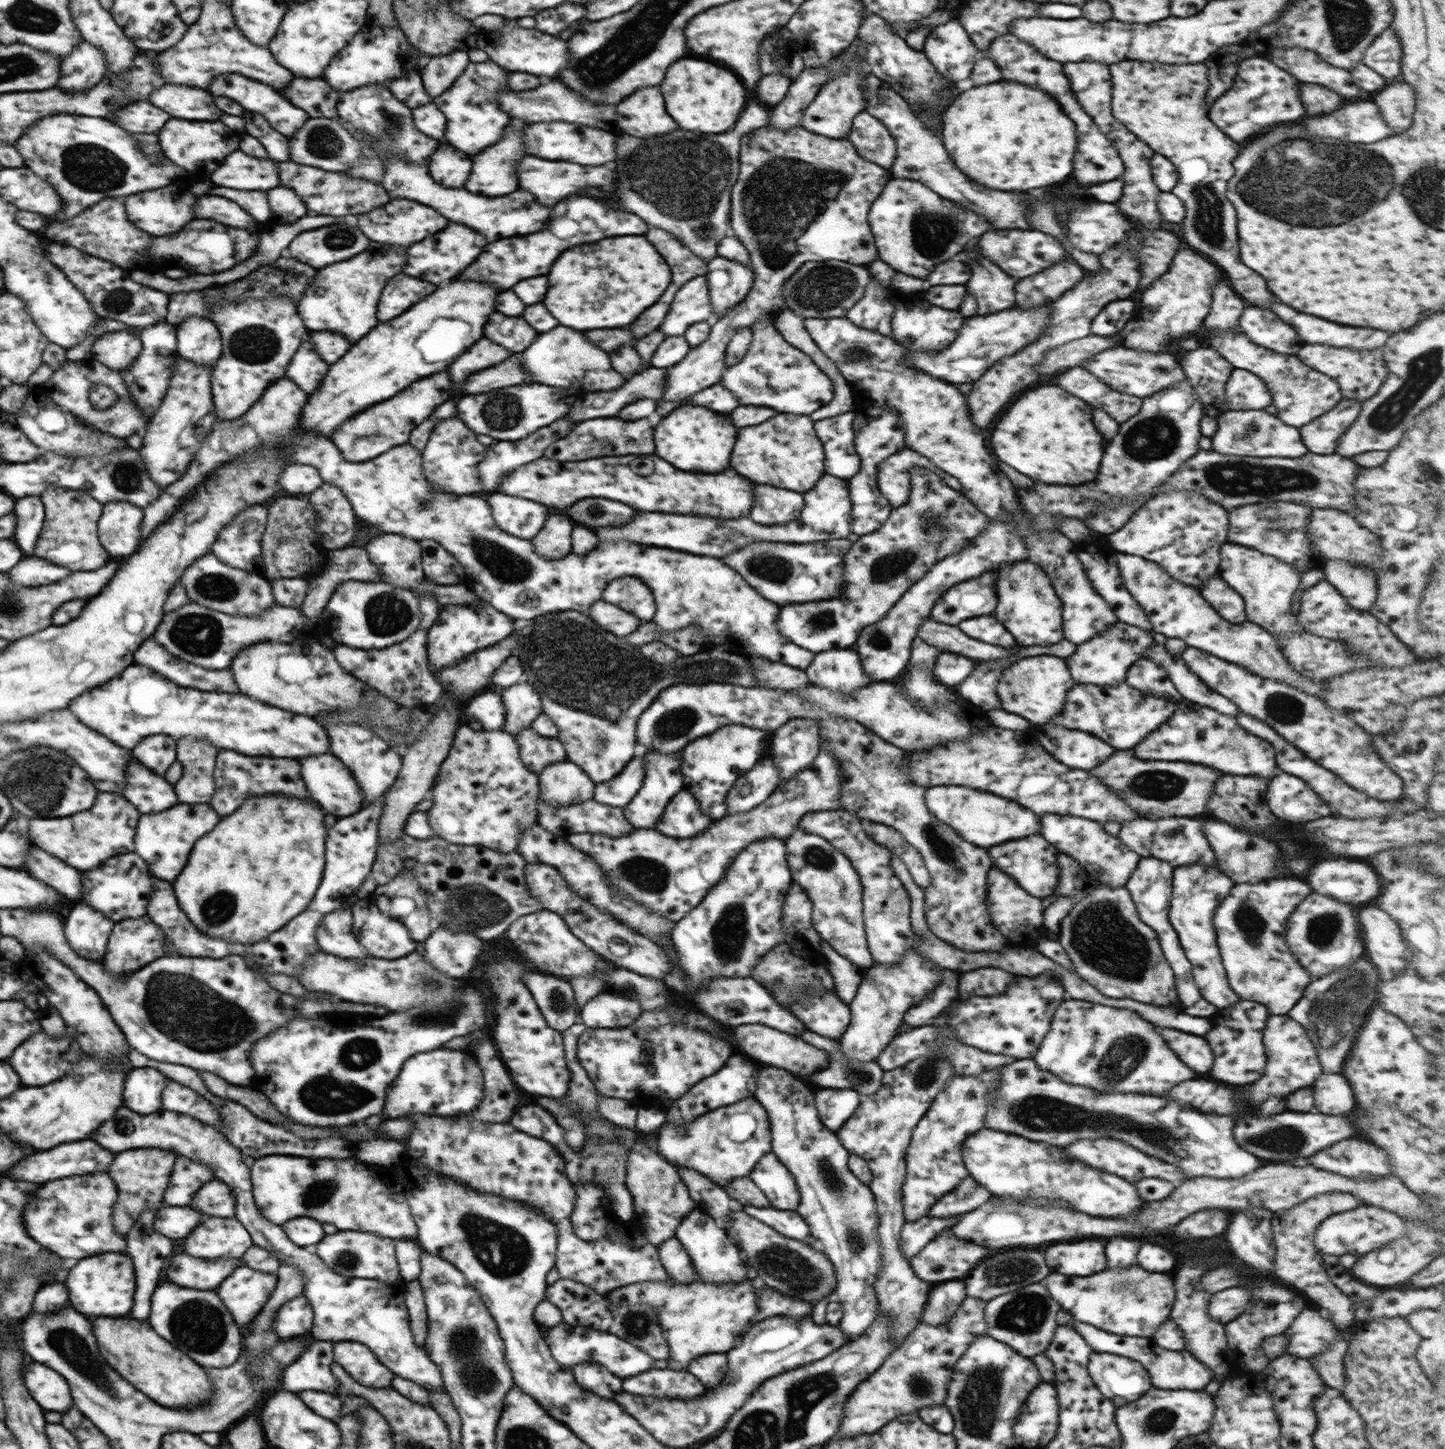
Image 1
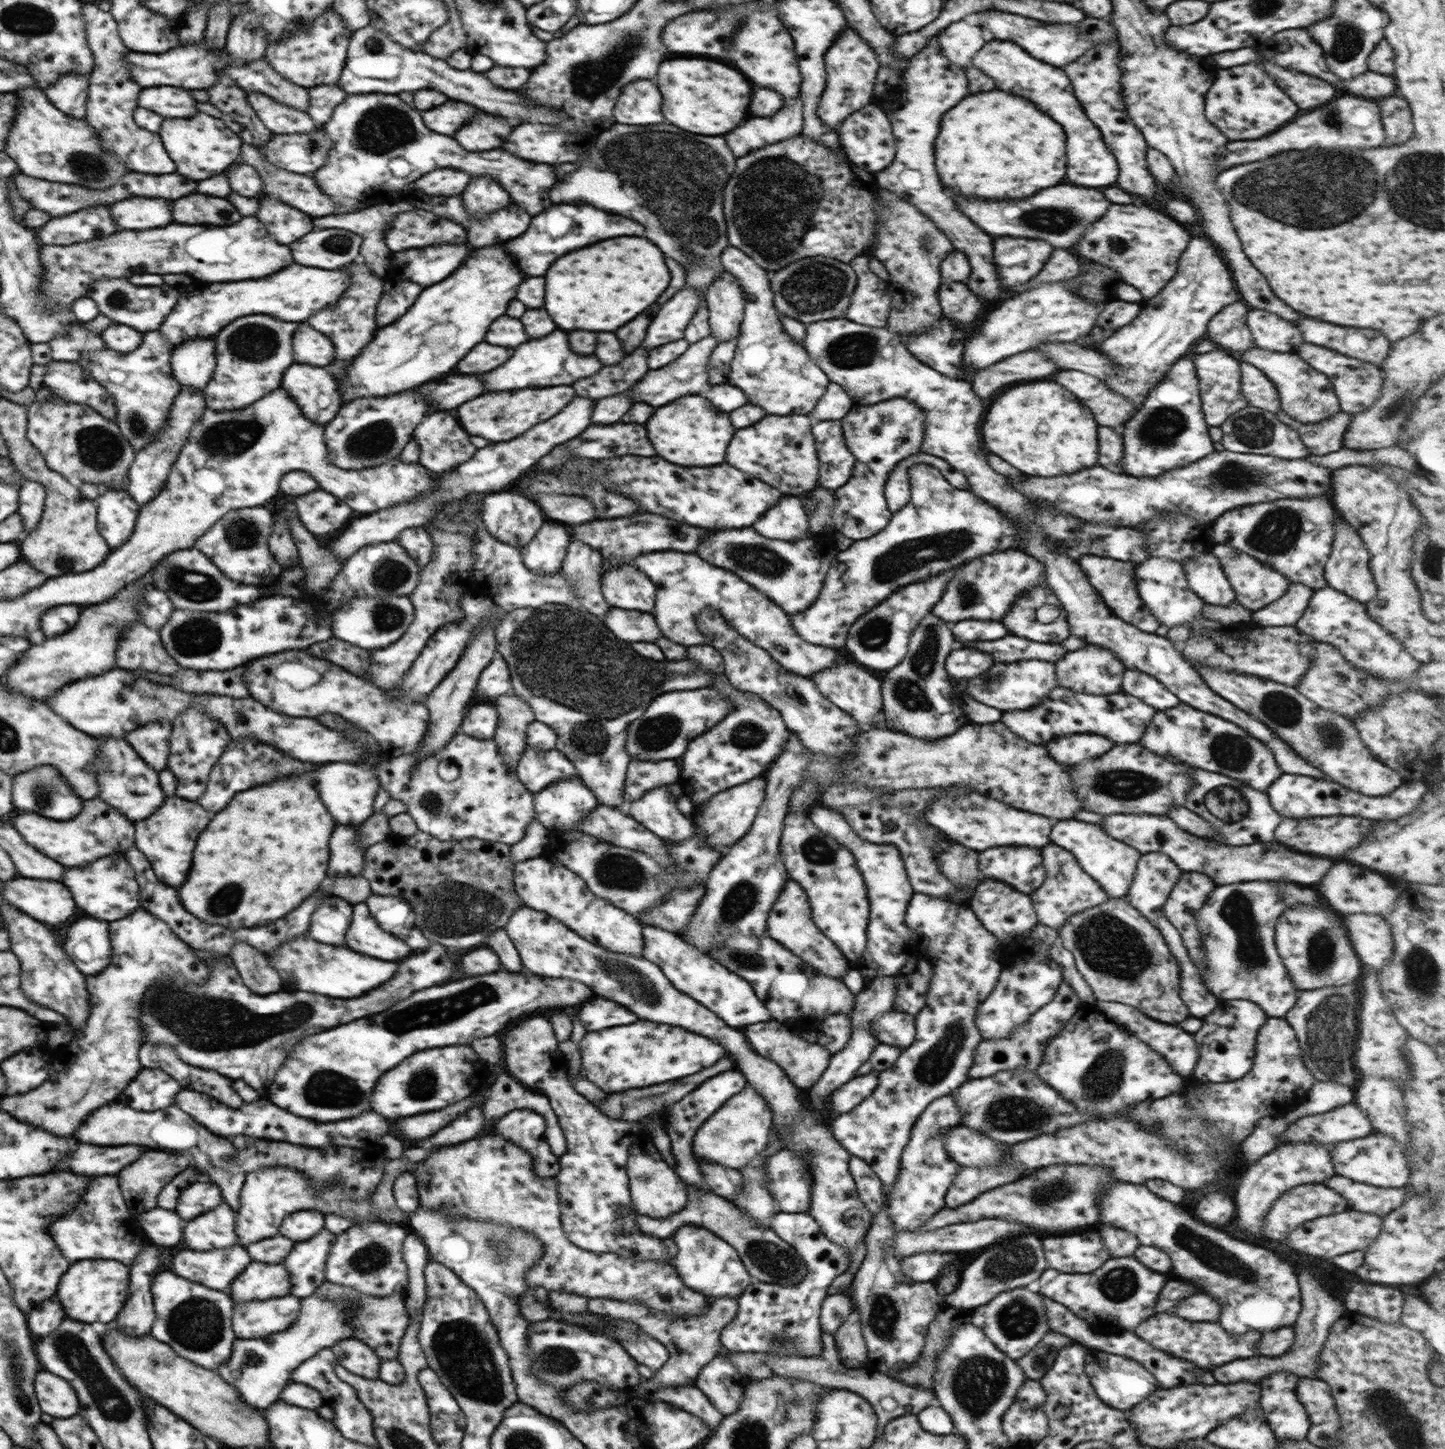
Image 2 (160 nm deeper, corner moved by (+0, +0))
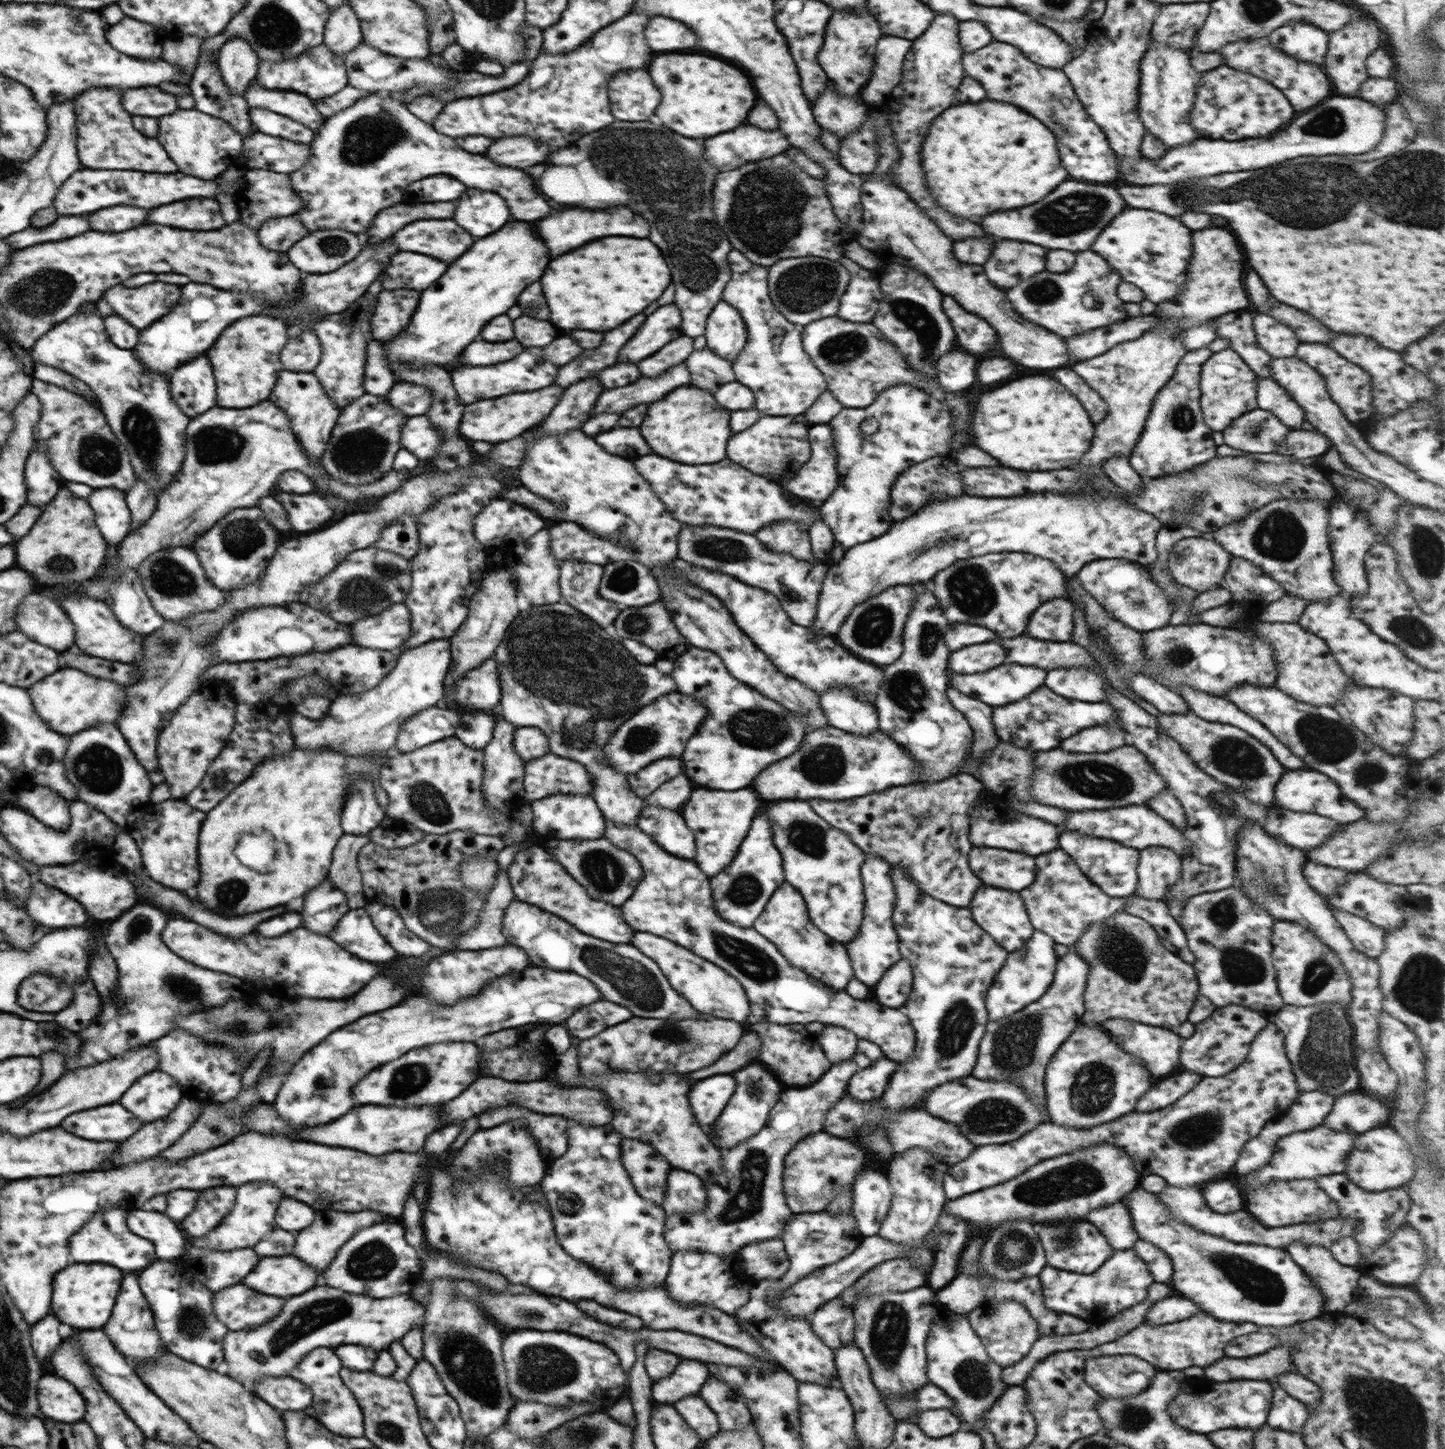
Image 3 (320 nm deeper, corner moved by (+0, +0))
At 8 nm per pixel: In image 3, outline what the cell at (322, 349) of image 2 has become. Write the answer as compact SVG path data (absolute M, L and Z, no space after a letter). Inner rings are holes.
M302 326L287 328L288 341L279 352L283 370L292 372L313 372L320 362L321 342L316 334Z

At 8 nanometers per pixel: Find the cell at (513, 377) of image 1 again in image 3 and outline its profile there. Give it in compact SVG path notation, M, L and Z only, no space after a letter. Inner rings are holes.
M396 382L383 396L388 404L391 404L396 410L401 410L408 417L424 415L430 406L430 390L419 384L410 384L409 382Z

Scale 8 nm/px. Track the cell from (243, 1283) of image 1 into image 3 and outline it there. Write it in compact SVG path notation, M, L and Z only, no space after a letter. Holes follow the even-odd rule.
M292 1254L261 1257L241 1282L260 1294L286 1299L304 1295L304 1292L316 1286L316 1280L316 1268L308 1268L308 1264L296 1260L296 1256Z

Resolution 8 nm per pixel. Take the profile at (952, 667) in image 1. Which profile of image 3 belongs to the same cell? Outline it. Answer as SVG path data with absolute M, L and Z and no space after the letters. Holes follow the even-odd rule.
M996 642L974 644L974 646L961 648L958 652L952 652L950 668L952 673L956 674L986 672L990 668L1004 664L1004 658L1006 658L1006 650Z

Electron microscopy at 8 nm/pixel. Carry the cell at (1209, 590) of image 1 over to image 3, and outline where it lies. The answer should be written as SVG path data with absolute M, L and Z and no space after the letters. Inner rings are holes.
M1202 537L1181 538L1169 550L1167 554L1167 568L1177 584L1189 586L1199 593L1223 585L1223 578L1230 566L1231 555L1221 544L1214 539Z

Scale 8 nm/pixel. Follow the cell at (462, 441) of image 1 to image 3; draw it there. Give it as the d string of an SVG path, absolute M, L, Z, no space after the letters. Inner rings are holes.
M426 415L411 416L401 428L401 448L405 448L421 461L435 459L440 453L439 430Z

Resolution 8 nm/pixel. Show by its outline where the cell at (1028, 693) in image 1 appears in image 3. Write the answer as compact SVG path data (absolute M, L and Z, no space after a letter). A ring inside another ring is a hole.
M1002 664L998 668L992 668L988 672L980 672L980 674L956 674L950 672L951 688L962 692L970 698L982 700L990 706L1004 706L1006 702L1016 702L1024 696L1028 696L1030 692L1034 692L1036 688L1040 688L1044 684L1046 678L1046 670L1036 668L1036 666L1020 666L1020 664Z

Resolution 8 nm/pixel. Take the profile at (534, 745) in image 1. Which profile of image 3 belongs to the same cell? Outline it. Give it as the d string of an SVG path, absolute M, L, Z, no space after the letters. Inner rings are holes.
M548 753L525 763L523 798L532 803L554 794L593 793L593 776L583 764Z

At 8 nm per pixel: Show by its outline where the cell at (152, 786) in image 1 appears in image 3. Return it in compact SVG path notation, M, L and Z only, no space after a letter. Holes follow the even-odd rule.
M100 723L71 736L71 748L66 752L66 773L75 788L78 789L78 800L92 804L102 813L106 813L119 826L128 828L132 823L152 811L154 803L149 802L150 791L154 788L148 778L147 769L139 763L131 746L123 736L120 728L114 723Z

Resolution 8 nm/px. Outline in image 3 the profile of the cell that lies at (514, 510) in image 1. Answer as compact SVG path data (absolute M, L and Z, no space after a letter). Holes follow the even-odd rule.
M498 497L476 515L473 533L476 540L489 549L510 549L534 536L544 526L544 518L532 509Z

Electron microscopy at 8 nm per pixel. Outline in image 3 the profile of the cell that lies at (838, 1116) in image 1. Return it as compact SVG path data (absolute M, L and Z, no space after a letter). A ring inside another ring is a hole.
M880 1058L878 1062L872 1062L872 1066L867 1066L862 1072L852 1076L847 1086L848 1094L856 1102L868 1102L868 1100L880 1098L898 1065L897 1061L889 1058Z

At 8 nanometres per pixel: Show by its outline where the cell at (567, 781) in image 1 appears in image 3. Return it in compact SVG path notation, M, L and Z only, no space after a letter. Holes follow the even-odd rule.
M554 794L531 803L533 827L540 838L561 840L596 840L605 836L606 826L604 816L598 810L594 797L590 794L576 796L575 794Z

